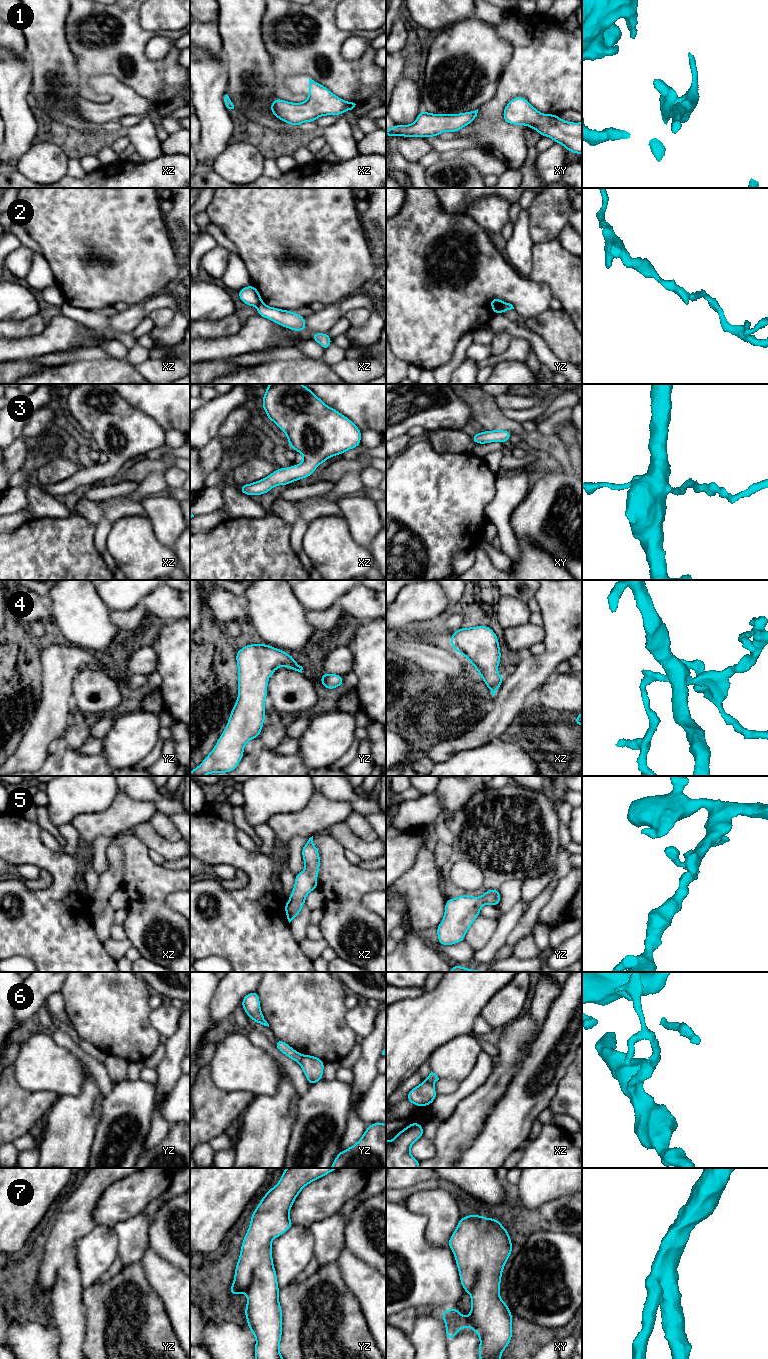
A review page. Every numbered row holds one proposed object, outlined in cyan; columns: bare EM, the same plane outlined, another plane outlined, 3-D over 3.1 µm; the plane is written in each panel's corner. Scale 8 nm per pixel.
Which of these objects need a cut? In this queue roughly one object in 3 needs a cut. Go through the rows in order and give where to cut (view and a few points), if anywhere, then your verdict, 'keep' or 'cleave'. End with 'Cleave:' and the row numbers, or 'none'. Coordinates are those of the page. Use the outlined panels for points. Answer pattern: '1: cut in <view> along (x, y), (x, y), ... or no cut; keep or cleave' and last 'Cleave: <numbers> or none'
1: no cut; keep
2: cut in yz along (504, 303), (502, 311); cleave
3: no cut; keep
4: no cut; keep
5: no cut; keep
6: cut in yz along (303, 1055), (298, 1062); cleave
7: no cut; keep
Cleave: 2, 6

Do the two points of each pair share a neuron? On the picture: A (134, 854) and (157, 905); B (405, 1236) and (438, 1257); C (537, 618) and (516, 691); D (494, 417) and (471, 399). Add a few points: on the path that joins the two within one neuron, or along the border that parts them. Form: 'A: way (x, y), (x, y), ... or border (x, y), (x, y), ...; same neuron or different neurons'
A: way (138, 867), (142, 878), (147, 883), (147, 892); same neuron
B: way (412, 1245), (424, 1257), (429, 1257); same neuron
C: border (539, 611), (544, 626); different neurons
D: way (488, 412), (477, 401); same neuron

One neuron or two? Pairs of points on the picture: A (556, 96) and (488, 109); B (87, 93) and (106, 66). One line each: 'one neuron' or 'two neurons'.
A: one neuron
B: one neuron

